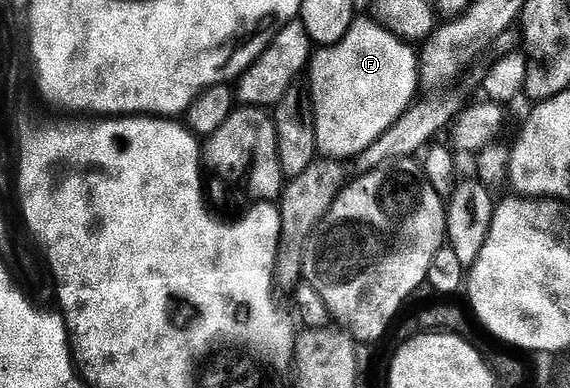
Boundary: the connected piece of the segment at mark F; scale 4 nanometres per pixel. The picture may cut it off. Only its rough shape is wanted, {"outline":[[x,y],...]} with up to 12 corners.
{"outline":[[369,17],[315,49],[319,155],[357,158],[420,90],[415,47]]}

